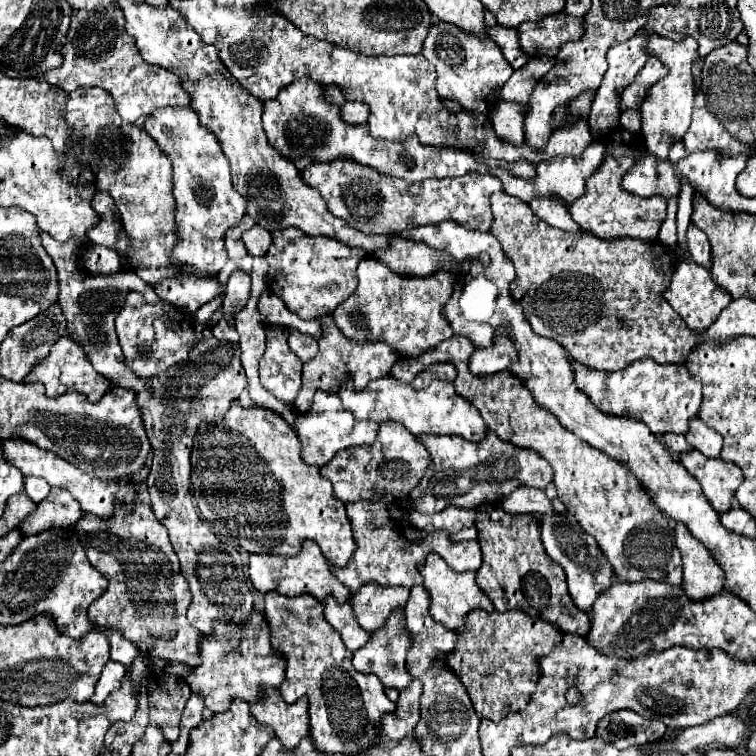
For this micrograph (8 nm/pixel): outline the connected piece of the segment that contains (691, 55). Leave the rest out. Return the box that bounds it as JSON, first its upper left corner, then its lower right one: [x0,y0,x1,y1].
[640,33,700,159]

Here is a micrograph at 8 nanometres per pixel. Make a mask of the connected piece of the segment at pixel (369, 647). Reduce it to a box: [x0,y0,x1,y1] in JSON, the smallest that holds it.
[352,613,412,689]

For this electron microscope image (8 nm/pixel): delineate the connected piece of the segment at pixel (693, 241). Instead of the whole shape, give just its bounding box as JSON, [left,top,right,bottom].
[686,225,710,269]

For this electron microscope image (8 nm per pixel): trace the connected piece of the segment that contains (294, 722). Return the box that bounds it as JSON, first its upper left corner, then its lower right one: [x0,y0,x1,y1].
[250,689,310,749]

